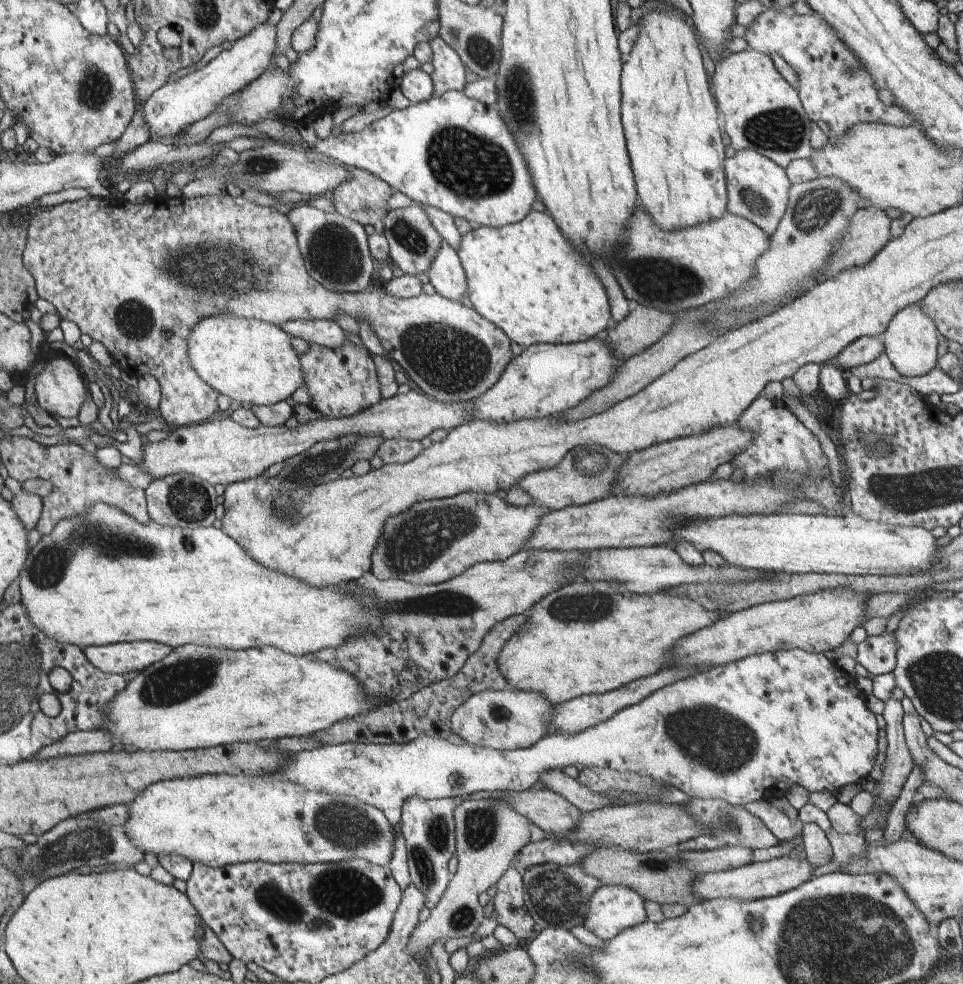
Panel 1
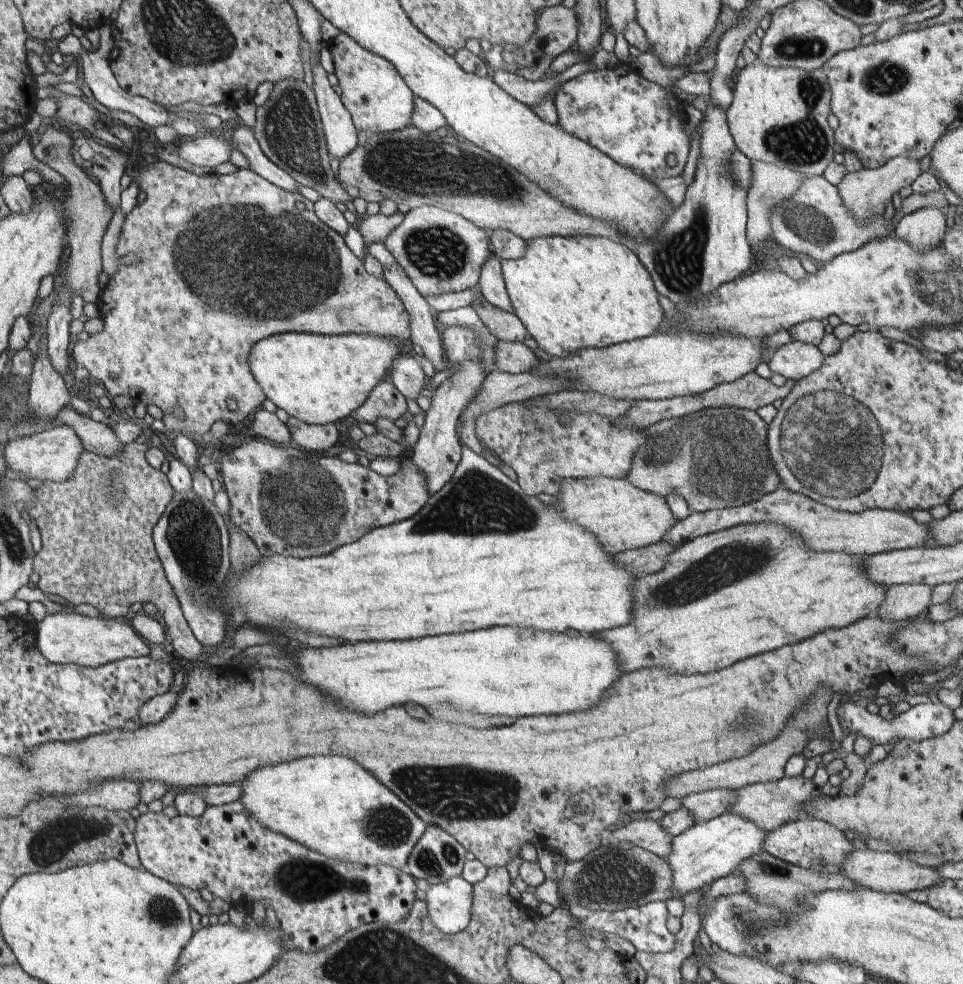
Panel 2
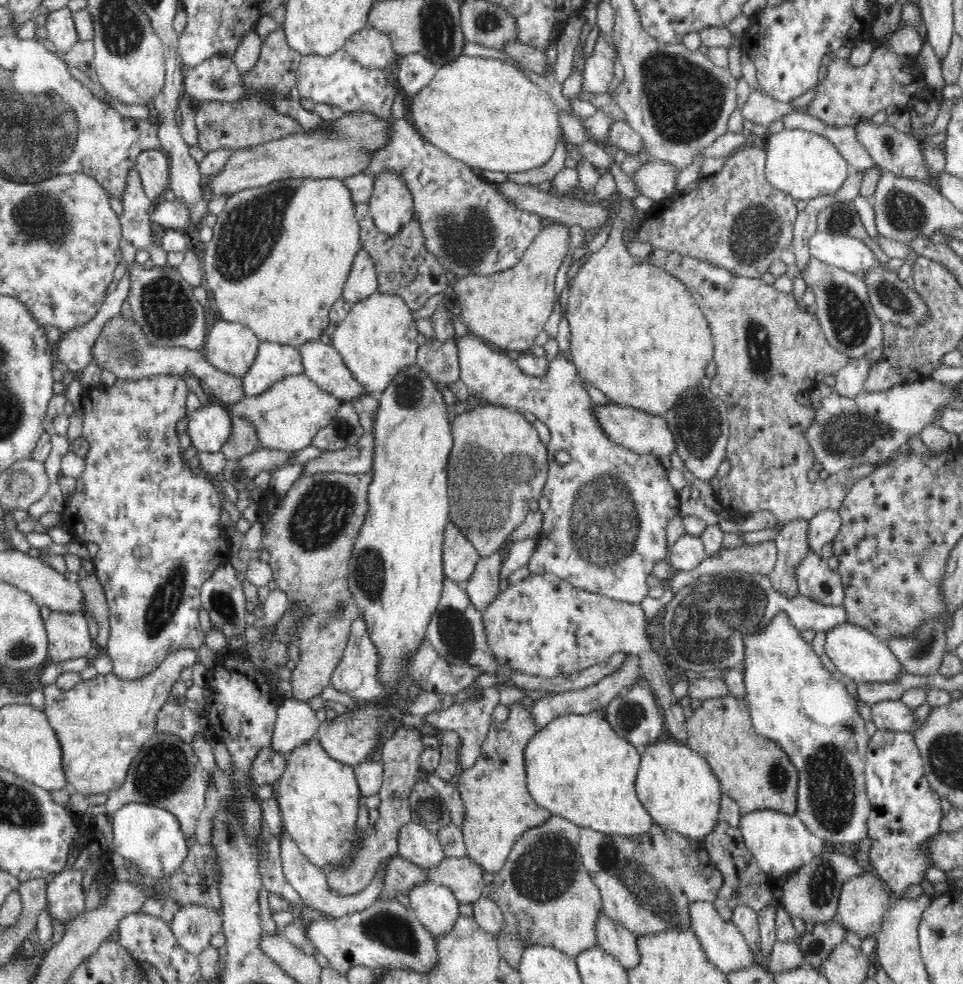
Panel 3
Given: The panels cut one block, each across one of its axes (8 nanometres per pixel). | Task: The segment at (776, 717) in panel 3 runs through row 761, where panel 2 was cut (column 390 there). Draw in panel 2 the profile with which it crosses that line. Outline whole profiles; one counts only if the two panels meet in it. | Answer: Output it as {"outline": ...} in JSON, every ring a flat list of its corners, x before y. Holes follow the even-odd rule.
{"outline":[[343,755,308,756,288,763,269,765,251,772,241,785,241,801,266,829,282,833,313,852,338,861,371,867,386,864,403,868,427,828,425,822,406,804,402,804,390,788,378,781,358,761]]}

